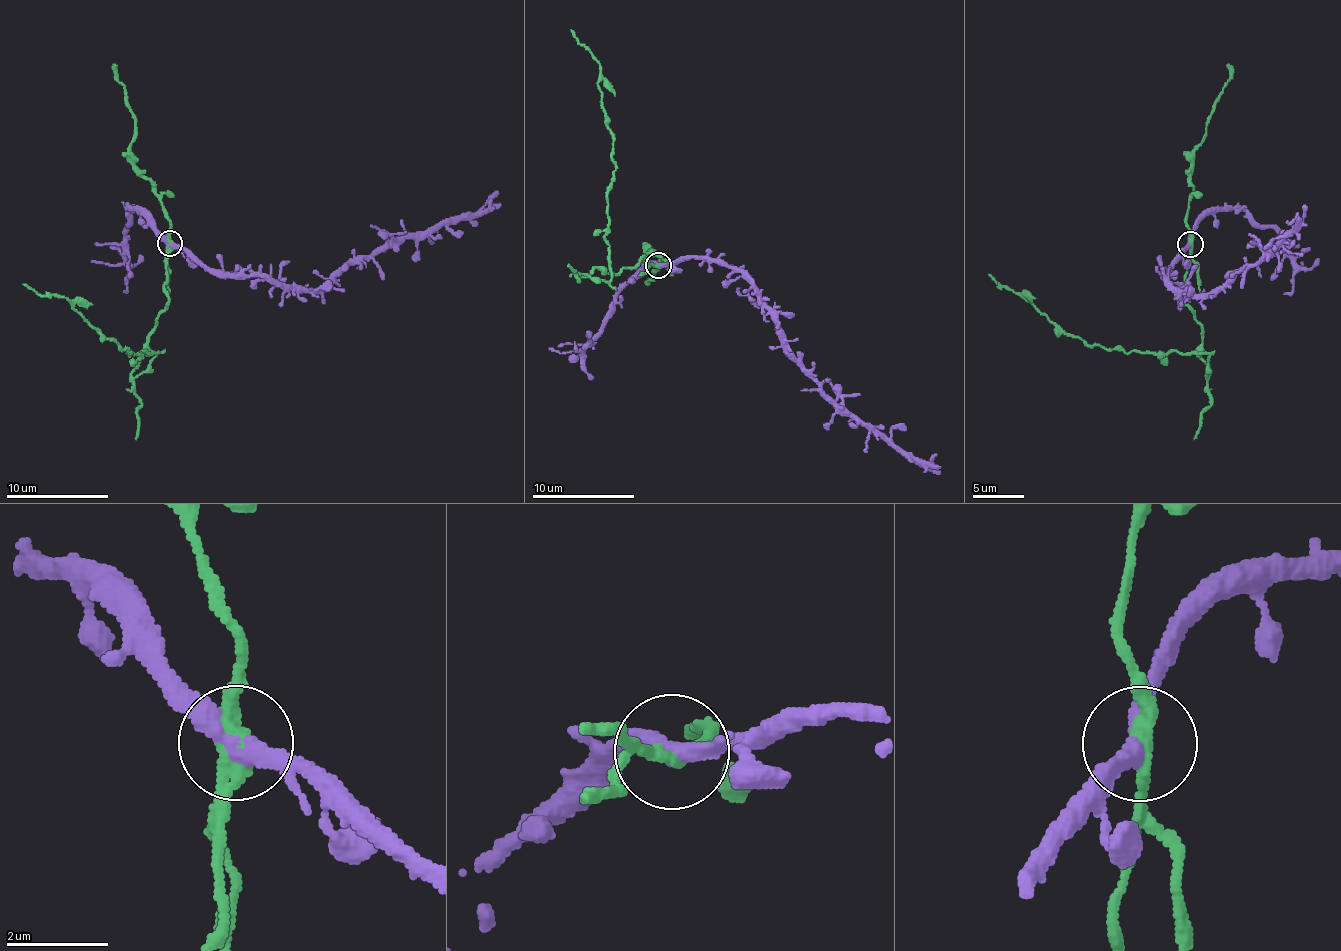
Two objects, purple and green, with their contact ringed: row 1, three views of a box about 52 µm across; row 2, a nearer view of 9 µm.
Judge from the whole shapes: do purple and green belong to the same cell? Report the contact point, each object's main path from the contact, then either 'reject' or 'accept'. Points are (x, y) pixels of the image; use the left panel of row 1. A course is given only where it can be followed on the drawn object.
(169, 243) | purple via (170, 243), (206, 266), (319, 288), (395, 240), (466, 219), (498, 190) | green via (170, 243), (167, 299), (151, 353), (128, 355), (128, 348), (119, 348), (63, 297), (22, 284) | reject

